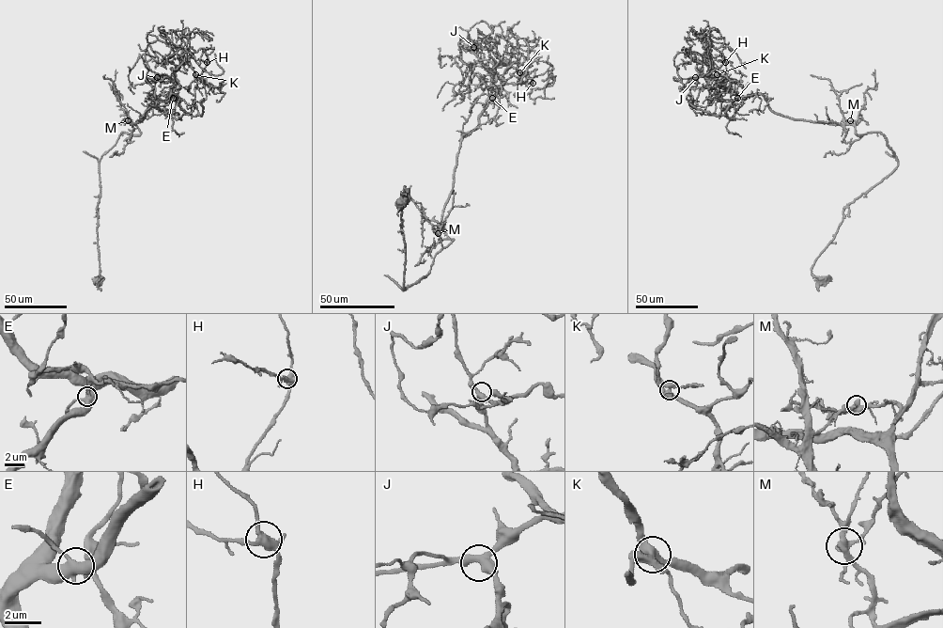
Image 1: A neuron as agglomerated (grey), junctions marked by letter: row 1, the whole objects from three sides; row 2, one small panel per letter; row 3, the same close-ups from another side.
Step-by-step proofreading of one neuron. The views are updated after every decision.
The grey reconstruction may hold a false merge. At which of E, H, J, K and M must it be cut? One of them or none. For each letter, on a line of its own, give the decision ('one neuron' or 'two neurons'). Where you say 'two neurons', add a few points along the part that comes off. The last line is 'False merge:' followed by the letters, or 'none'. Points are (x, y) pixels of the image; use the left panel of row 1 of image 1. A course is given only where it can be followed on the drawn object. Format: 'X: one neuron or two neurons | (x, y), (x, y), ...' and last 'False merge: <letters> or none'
E: one neuron
H: one neuron
J: one neuron
K: one neuron
M: two neurons | (128, 120), (131, 124), (126, 109), (115, 95), (113, 82), (103, 77), (105, 74)
False merge: M

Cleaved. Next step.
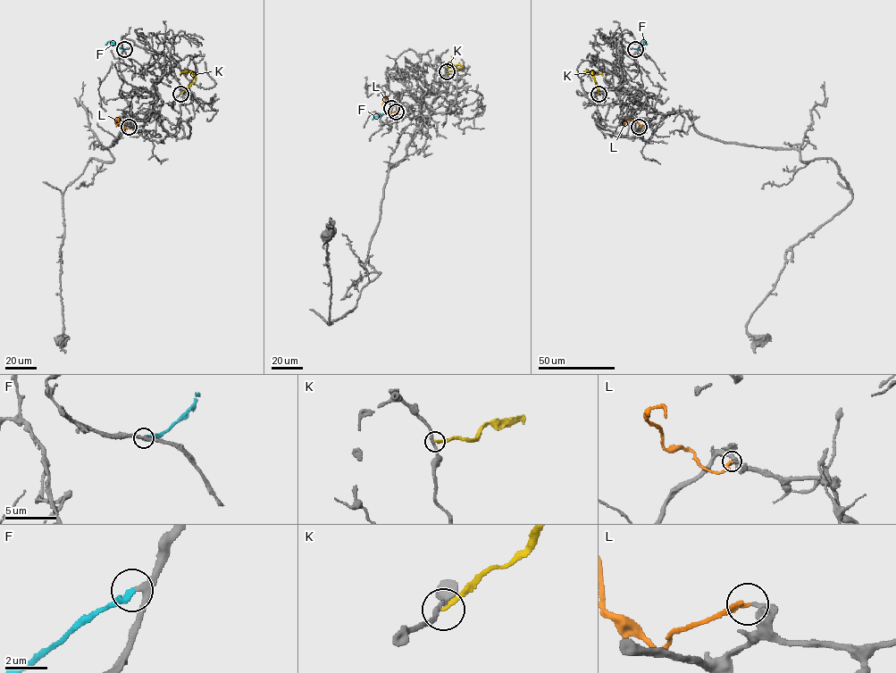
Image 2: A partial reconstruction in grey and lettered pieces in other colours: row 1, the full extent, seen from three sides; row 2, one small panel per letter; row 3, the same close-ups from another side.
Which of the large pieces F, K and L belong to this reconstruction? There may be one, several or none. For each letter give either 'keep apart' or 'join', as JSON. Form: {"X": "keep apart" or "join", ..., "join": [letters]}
{"F": "join", "K": "keep apart", "L": "join", "join": ["F", "L"]}

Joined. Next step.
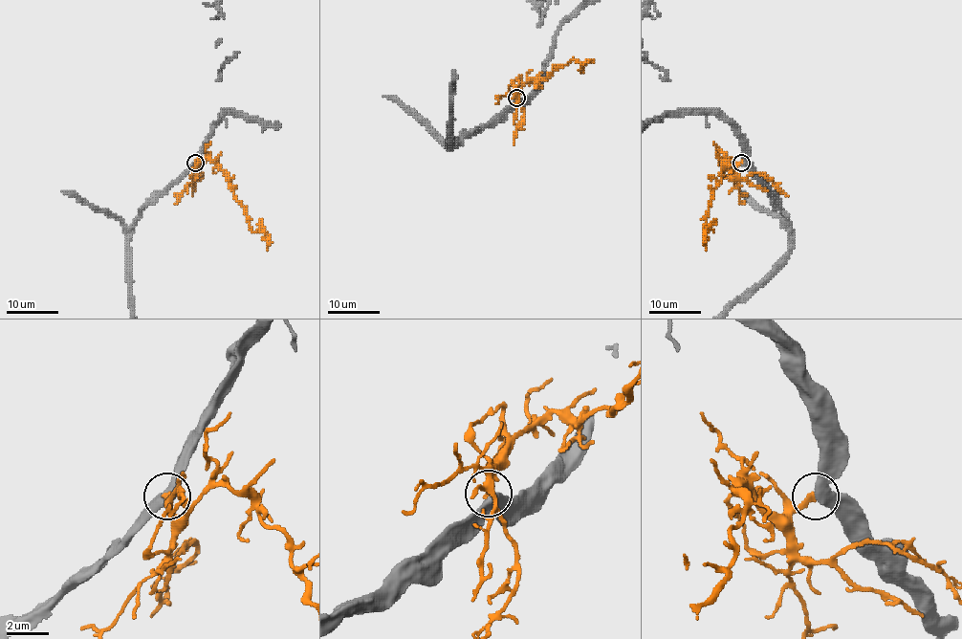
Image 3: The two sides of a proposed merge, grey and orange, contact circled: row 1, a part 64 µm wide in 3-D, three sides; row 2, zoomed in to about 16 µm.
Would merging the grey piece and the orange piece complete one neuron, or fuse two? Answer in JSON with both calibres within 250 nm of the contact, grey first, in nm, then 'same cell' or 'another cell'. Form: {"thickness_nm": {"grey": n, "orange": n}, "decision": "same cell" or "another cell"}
{"thickness_nm": {"grey": 440, "orange": 260}, "decision": "same cell"}

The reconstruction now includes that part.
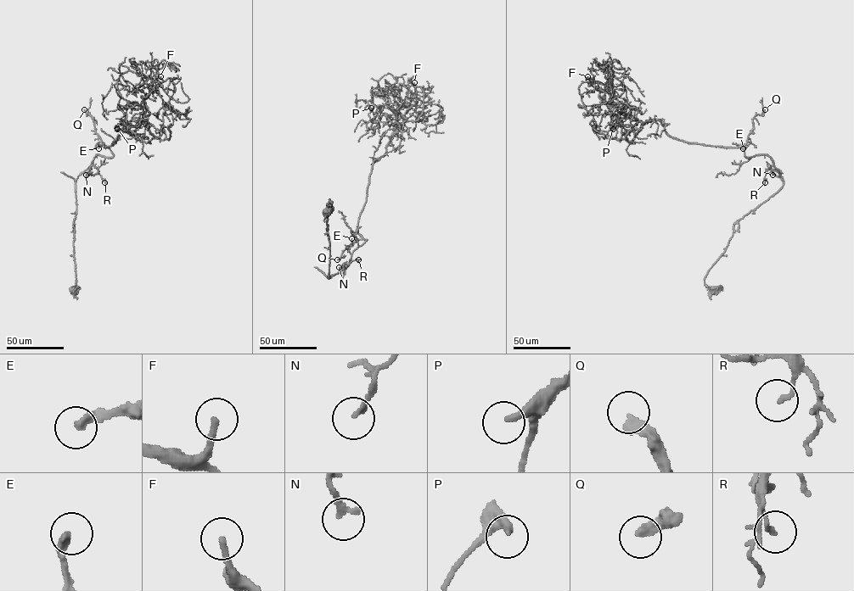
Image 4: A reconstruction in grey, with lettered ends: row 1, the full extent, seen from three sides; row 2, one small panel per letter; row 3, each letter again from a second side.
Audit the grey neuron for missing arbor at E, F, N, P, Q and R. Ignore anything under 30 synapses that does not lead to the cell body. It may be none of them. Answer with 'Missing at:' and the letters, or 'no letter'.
Missing at: E, F, Q

